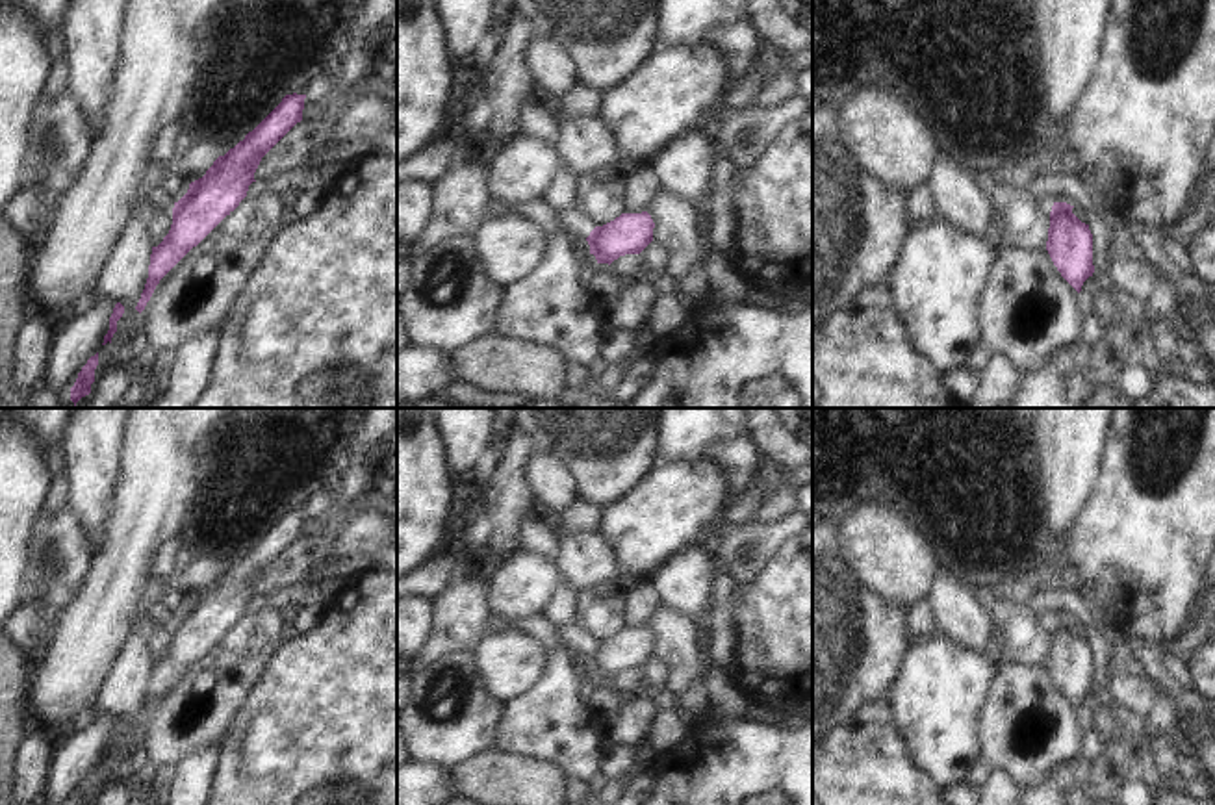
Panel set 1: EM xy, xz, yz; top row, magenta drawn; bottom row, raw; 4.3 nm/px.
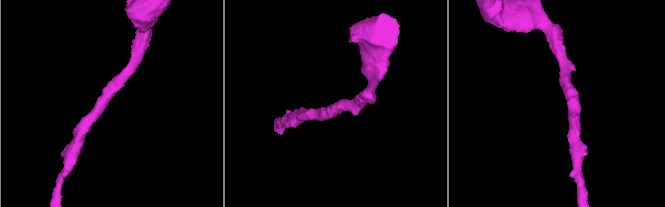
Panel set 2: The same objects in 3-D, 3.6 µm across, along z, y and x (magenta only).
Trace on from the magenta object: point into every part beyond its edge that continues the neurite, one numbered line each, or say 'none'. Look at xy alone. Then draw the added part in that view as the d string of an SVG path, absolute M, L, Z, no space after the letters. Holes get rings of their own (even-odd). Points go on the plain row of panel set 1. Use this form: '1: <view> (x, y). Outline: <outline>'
none

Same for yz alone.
none

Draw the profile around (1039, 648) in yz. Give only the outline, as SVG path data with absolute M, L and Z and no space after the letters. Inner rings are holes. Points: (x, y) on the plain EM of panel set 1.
M1042 627L1035 642L1028 647L1035 664L1046 664L1048 644L1050 644L1050 629Z

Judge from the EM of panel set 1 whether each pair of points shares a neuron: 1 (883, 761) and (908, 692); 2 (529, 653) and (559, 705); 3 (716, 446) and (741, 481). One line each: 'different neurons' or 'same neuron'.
1: different neurons
2: different neurons
3: same neuron

